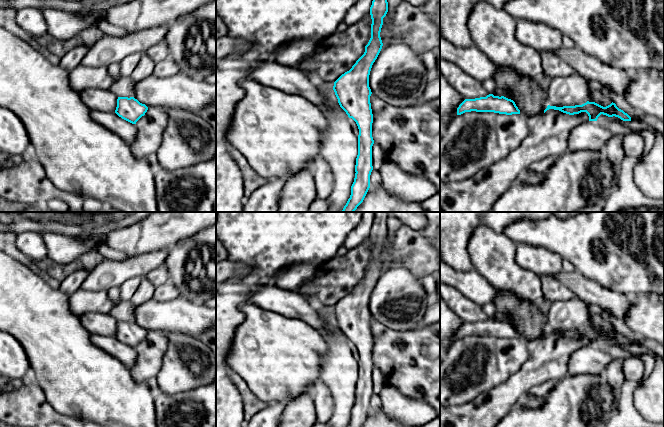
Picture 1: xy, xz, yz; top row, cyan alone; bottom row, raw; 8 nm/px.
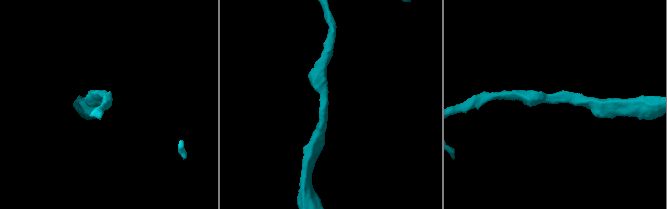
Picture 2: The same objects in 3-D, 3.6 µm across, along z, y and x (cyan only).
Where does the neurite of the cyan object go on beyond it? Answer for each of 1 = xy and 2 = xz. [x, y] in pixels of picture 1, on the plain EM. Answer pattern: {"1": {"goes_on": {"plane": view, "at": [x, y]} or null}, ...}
{"1": {"goes_on": null}, "2": {"goes_on": null}}

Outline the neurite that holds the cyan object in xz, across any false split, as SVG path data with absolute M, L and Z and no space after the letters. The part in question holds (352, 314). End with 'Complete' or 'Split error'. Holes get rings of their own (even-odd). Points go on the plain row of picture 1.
M374 212L374 222L370 231L371 262L365 270L364 278L352 292L342 298L335 306L333 314L340 331L352 342L359 353L358 379L355 389L355 402L347 427L362 427L369 412L372 390L373 338L370 327L372 318L369 299L383 267L380 261L383 242L388 236L387 220L390 212Z. Complete

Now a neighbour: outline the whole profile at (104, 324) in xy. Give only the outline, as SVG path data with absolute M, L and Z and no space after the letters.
M84 313L80 317L80 321L91 334L115 337L118 321L110 313Z

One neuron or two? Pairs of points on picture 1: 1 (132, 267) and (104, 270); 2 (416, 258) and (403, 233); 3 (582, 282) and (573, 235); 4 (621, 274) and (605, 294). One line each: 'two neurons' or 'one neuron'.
1: one neuron
2: one neuron
3: two neurons
4: two neurons

